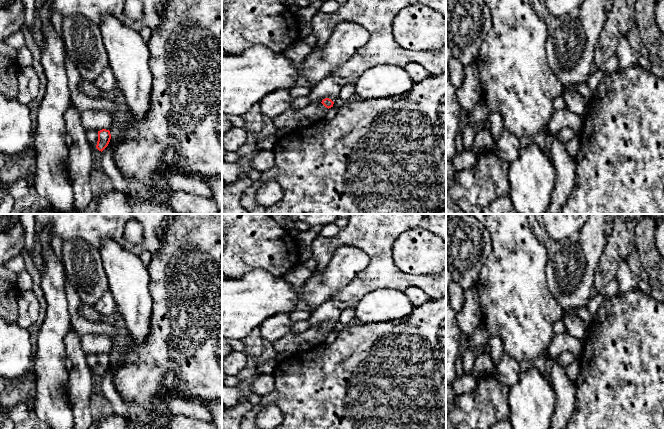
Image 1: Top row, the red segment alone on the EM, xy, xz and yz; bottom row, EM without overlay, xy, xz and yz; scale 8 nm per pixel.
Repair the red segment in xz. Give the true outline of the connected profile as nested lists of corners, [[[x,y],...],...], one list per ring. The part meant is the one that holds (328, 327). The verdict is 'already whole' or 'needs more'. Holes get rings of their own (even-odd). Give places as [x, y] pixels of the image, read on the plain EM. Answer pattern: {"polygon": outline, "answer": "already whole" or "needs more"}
{"polygon": [[[325,322],[321,326],[310,327],[302,334],[289,333],[285,337],[272,343],[274,349],[278,353],[292,354],[299,350],[299,346],[303,341],[309,341],[314,344],[324,343],[329,332],[333,331],[334,326]]], "answer": "needs more"}

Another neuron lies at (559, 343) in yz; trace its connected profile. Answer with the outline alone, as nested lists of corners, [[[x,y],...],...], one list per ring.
[[[568,333],[554,334],[545,352],[548,359],[559,356],[562,352],[569,351],[579,358],[584,350],[584,341],[577,339]]]

